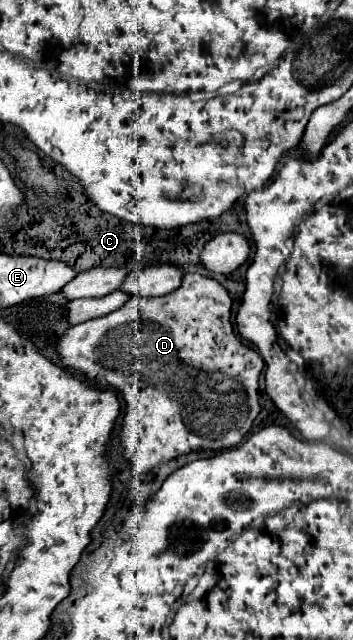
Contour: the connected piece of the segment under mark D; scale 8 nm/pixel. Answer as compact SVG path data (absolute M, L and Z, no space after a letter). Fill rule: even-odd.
M186 274L176 292L156 298L128 300L128 304L116 312L70 326L58 340L58 354L62 356L66 368L80 370L94 384L110 386L124 394L126 418L120 444L126 448L134 476L142 476L150 468L170 458L188 454L190 450L232 448L250 432L260 412L258 376L264 368L264 360L254 348L242 344L242 340L234 334L230 308L232 298L218 280L202 274ZM232 364L238 364L236 368L240 370L230 372Z

